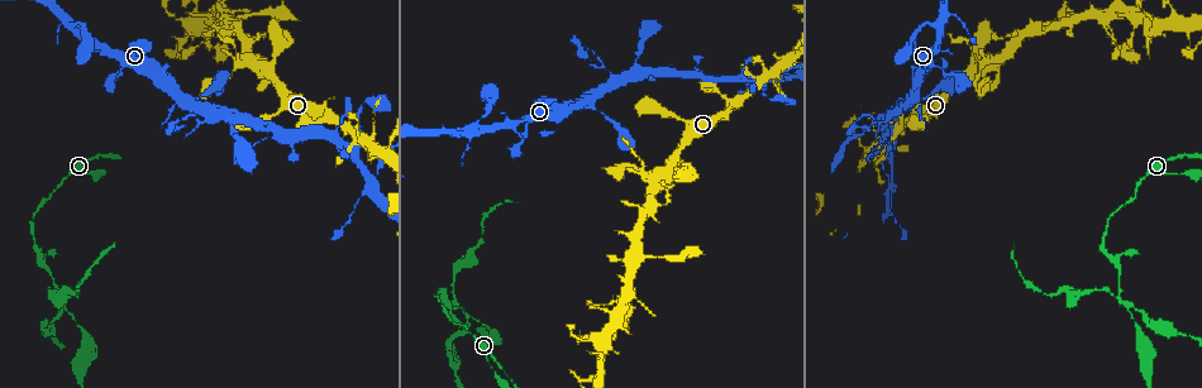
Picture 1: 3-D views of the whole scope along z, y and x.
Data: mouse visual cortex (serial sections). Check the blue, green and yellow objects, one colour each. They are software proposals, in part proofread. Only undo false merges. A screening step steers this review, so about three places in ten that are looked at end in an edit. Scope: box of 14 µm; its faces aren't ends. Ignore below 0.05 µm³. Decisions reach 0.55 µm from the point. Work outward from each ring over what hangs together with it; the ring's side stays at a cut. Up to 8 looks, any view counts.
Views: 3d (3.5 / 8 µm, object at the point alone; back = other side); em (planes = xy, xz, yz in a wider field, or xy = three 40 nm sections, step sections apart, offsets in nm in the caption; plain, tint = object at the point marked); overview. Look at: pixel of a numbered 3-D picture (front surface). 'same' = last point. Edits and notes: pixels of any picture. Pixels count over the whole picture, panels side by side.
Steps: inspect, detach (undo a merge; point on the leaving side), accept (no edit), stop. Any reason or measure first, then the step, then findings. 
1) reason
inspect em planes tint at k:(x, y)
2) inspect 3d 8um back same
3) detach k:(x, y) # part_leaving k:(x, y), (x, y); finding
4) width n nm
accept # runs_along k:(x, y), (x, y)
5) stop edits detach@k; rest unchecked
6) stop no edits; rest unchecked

sudden change in width
inspect 3d 3.5um at 1:(984, 65)

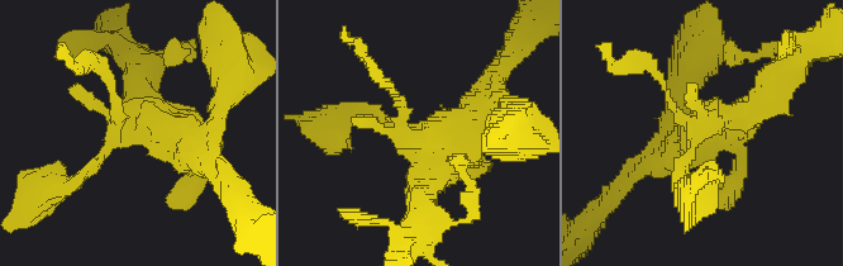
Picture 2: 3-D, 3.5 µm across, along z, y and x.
inspect em xy step 1 plain at 2:(696, 141)

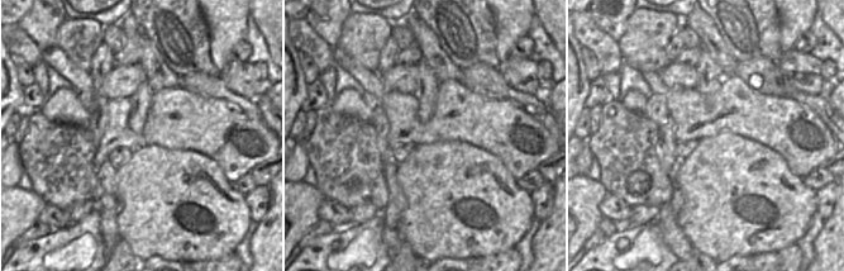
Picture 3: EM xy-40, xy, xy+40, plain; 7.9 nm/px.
with the object marked
inspect em xy step 1 tint same

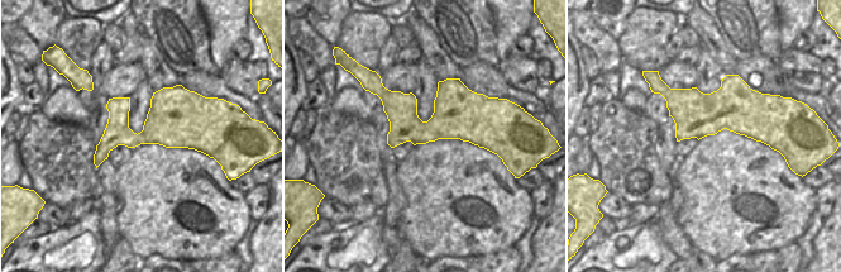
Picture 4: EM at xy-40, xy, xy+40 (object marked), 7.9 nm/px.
detach 2:(86, 170) # a second cell is stuck on

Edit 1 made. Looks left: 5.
see it whole again
inspect overview

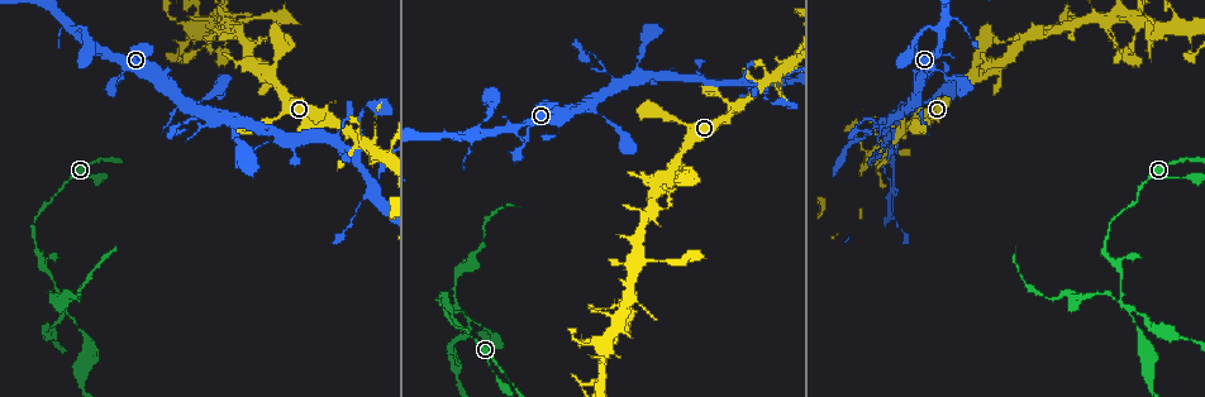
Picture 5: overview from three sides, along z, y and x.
three-way junction
inspect 3d 3.5um at 5:(214, 115)

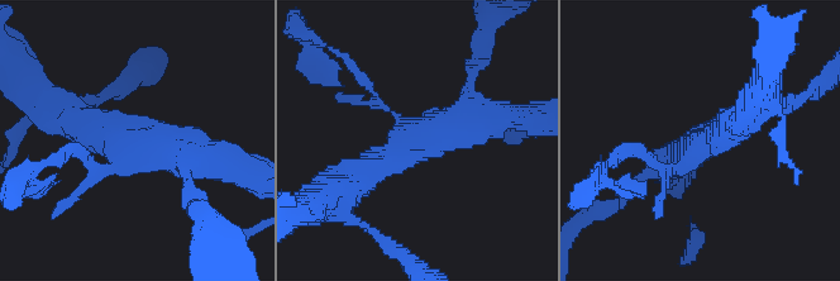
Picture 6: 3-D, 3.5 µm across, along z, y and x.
inspect em planes tint at 6:(699, 146)

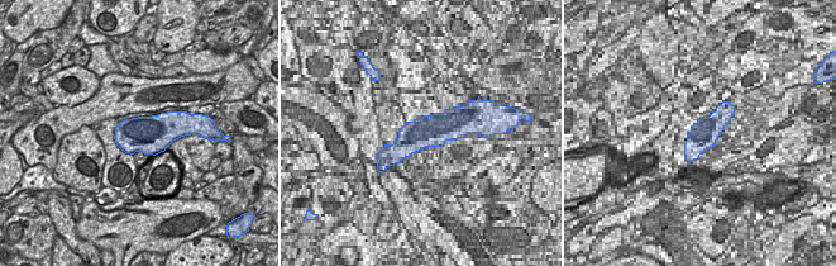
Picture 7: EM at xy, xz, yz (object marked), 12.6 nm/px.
accept # runs_along 6:(344, 189), (410, 137), (488, 114); one cell here

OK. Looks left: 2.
four or more arms meet
inspect 3d 8um at 5:(1120, 298)

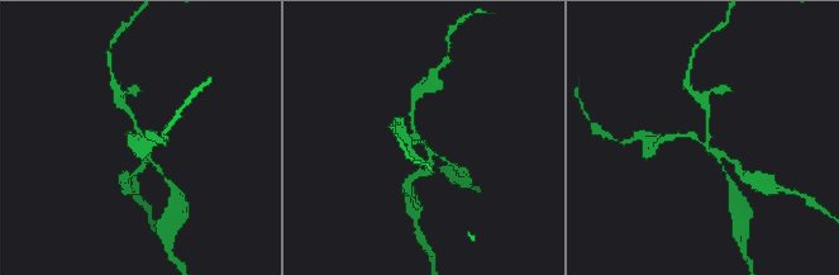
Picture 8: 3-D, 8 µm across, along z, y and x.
arms 4; arm_widths 150, 150, 200, 200 nm; need the tissue
inspect em xy step 1 tint at 8:(425, 140)

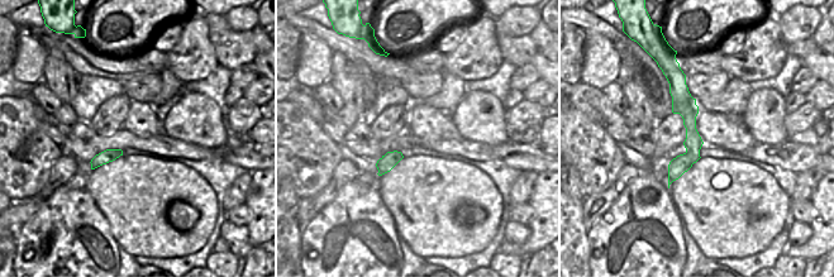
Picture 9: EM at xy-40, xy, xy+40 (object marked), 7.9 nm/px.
detach 8:(420, 172) # border 9:(686, 151), (691, 153), (692, 163); two cells meet here

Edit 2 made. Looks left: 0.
stop edits detach@2, detach@8; rest unchecked

